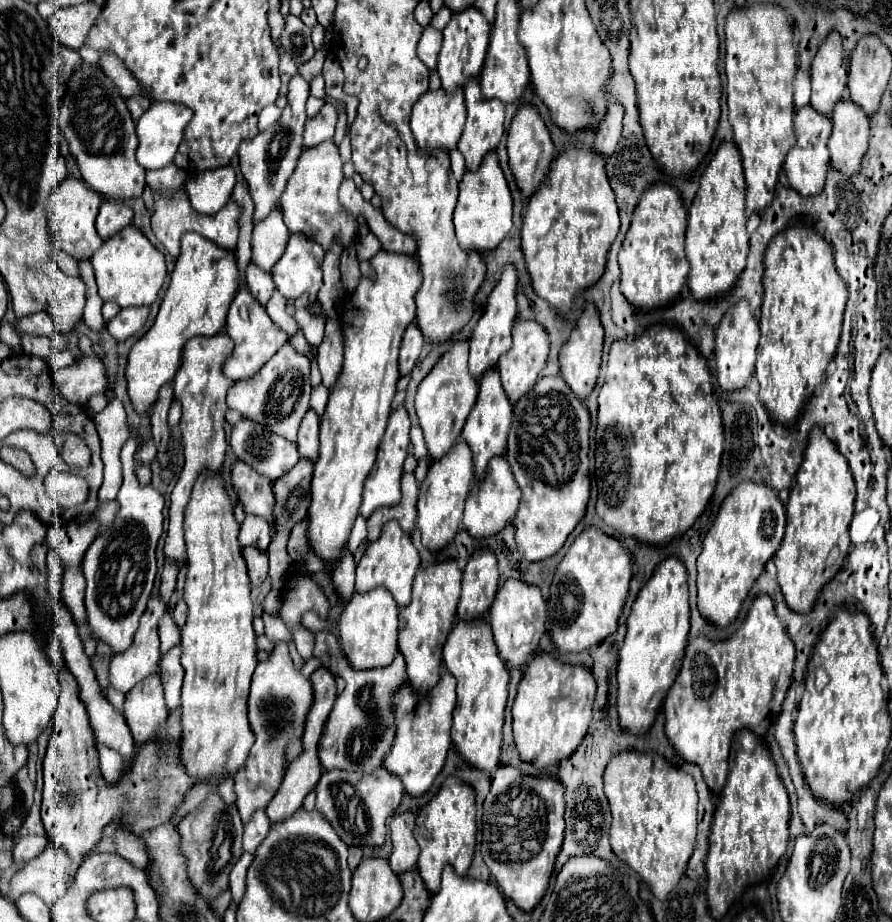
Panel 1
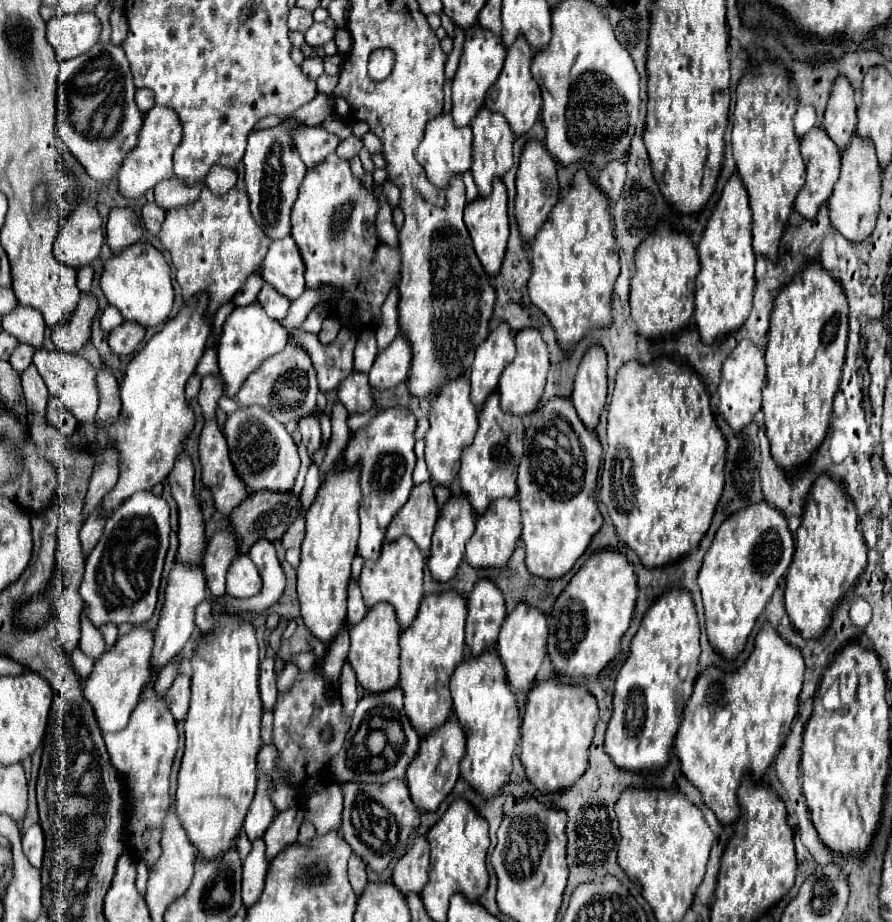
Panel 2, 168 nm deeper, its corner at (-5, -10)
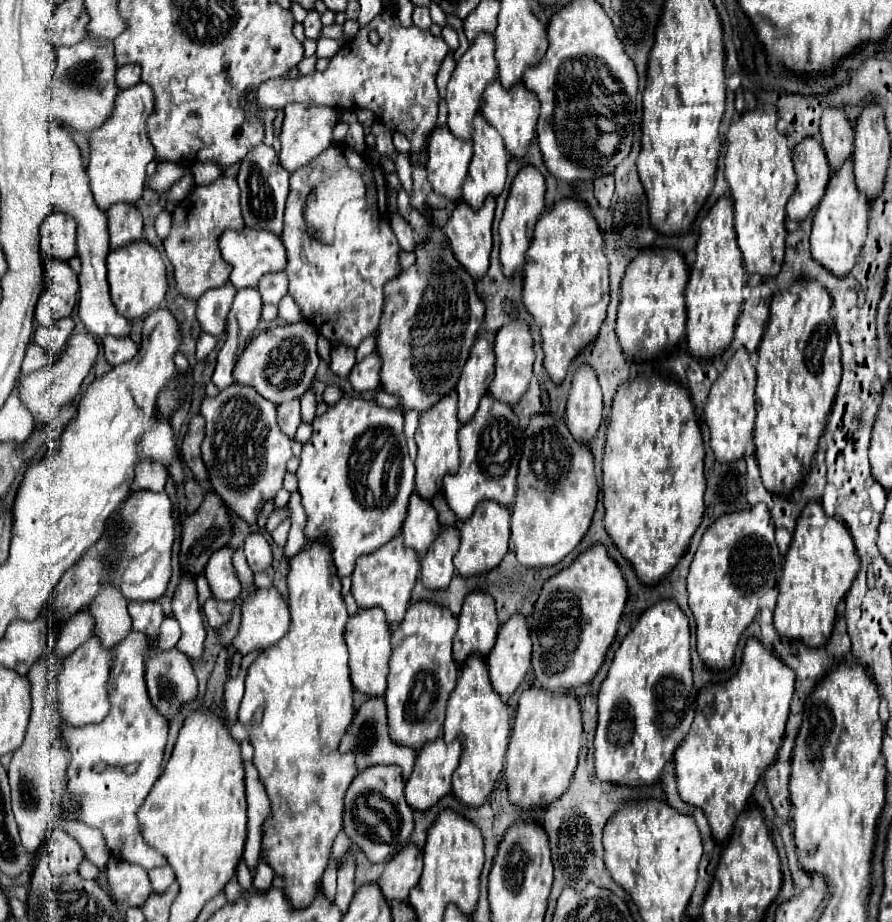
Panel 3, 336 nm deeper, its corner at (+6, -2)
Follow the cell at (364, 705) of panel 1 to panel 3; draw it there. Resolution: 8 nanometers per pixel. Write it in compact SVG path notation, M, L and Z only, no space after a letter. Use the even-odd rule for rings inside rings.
M370 697L368 701L364 701L356 713L354 713L354 719L340 743L340 753L354 753L356 757L356 769L358 771L364 771L372 765L396 765L402 769L402 779L408 779L410 777L410 771L412 771L412 765L414 765L414 759L416 759L416 751L406 747L406 745L400 745L396 741L390 739L390 729L388 729L388 713L386 713L386 701L384 697Z

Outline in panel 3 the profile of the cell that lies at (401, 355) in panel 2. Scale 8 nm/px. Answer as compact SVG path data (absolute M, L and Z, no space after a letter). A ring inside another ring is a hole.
M374 351L362 363L356 363L350 373L350 383L356 391L372 391L380 385L380 355Z

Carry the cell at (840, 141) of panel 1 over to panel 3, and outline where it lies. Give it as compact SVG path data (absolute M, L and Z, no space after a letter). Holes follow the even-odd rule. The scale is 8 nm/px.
M848 159L842 163L838 171L832 173L826 187L826 195L822 197L818 211L814 215L812 235L810 235L812 257L838 277L848 275L850 267L856 261L858 251L862 249L868 229L868 211L870 211L870 203L866 201L866 195L856 187L852 159Z

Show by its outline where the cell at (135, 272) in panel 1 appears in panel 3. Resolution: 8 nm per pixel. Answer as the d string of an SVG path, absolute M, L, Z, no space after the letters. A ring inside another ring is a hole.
M144 239L128 243L120 249L114 249L106 257L106 267L108 267L108 285L110 285L110 297L120 315L126 319L142 319L150 311L158 309L162 303L168 281L166 281L166 267L160 257L160 253Z

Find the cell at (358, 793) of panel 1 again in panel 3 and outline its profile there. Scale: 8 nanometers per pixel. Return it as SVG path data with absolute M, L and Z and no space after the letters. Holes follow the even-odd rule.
M374 765L366 771L358 773L344 797L344 825L342 831L350 837L350 841L364 851L370 863L382 863L388 855L394 855L400 847L406 845L414 827L412 807L404 799L404 781L400 777L398 767ZM366 801L374 801L374 809L366 805ZM386 801L392 803L392 817L386 815Z

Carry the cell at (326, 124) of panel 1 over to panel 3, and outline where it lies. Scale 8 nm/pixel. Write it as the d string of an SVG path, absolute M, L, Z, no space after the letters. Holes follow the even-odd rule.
M286 105L284 123L282 123L282 149L280 163L288 173L308 165L314 157L318 157L324 149L332 145L332 129L338 123L338 111L332 107L314 107L314 105Z

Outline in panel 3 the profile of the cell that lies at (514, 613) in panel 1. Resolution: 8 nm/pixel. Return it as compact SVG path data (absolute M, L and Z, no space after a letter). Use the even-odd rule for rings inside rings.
M516 613L500 627L496 645L486 657L490 681L496 693L508 697L516 691L530 669L530 653L532 643L526 617Z

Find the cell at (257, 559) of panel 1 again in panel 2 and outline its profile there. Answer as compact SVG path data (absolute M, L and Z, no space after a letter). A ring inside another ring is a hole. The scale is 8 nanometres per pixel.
M239 555L227 573L227 593L233 597L253 597L261 589L261 577L249 555Z

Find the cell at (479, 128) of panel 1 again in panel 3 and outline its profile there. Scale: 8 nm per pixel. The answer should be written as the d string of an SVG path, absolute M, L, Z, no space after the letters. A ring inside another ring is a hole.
M476 113L476 117L474 117L472 141L474 141L474 157L470 161L470 169L468 169L468 175L462 185L462 199L474 207L480 207L488 195L496 197L498 193L502 193L502 189L506 185L506 163L508 163L510 155L502 143L502 137L498 135L498 131L494 131L494 127L490 123L486 123L486 119L480 113Z

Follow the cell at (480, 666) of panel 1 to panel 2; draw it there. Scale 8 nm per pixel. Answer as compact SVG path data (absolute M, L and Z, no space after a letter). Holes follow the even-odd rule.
M493 653L465 659L451 677L453 711L467 739L467 753L461 761L461 777L483 797L497 797L509 781L511 759L517 747L521 717L515 693L505 679L505 667Z

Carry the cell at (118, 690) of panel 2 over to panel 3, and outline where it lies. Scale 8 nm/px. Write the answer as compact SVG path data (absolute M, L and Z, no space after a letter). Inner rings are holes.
M92 637L84 645L80 645L60 667L56 677L56 691L58 691L58 709L60 717L72 727L86 727L92 723L102 721L110 711L108 699L108 683L110 671L114 667L116 653L100 643L98 637Z

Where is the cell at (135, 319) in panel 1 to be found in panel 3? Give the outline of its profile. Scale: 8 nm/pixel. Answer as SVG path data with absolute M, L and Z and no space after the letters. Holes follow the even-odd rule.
M104 337L102 339L104 357L110 365L120 365L138 353L138 345L130 337Z

